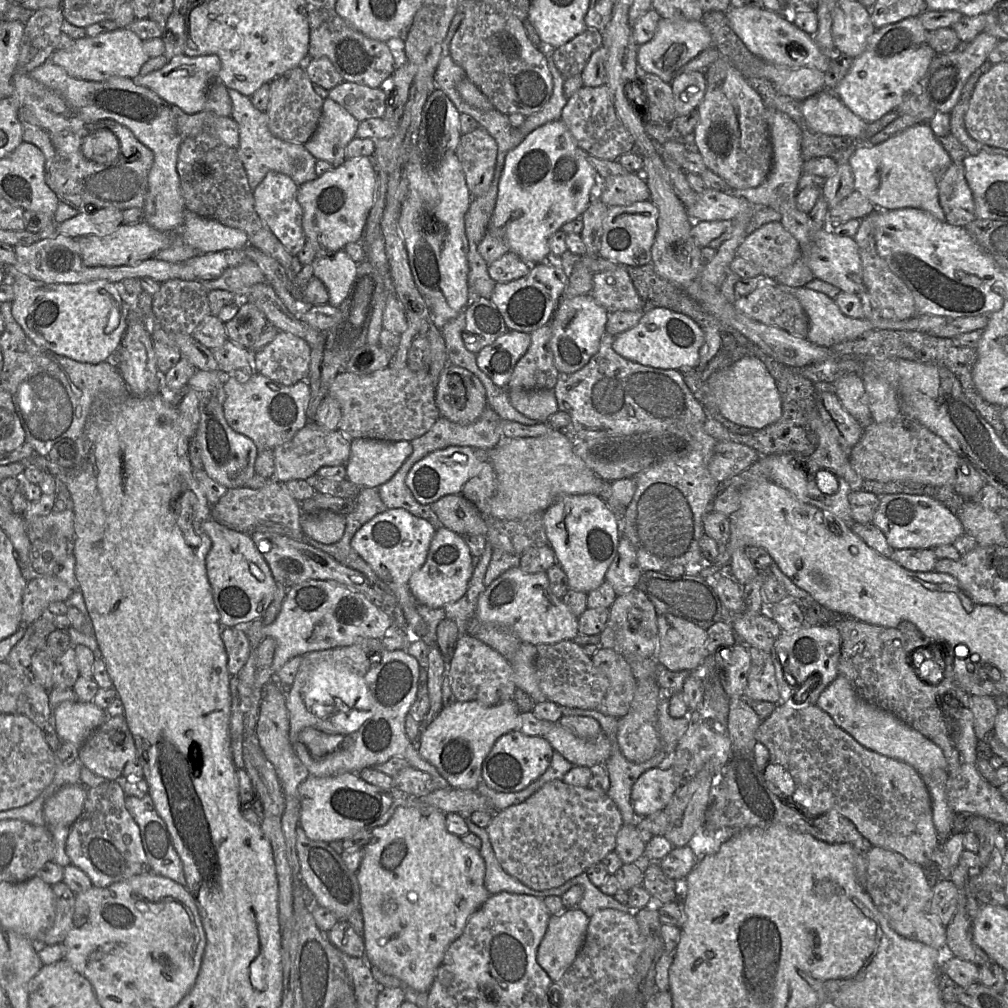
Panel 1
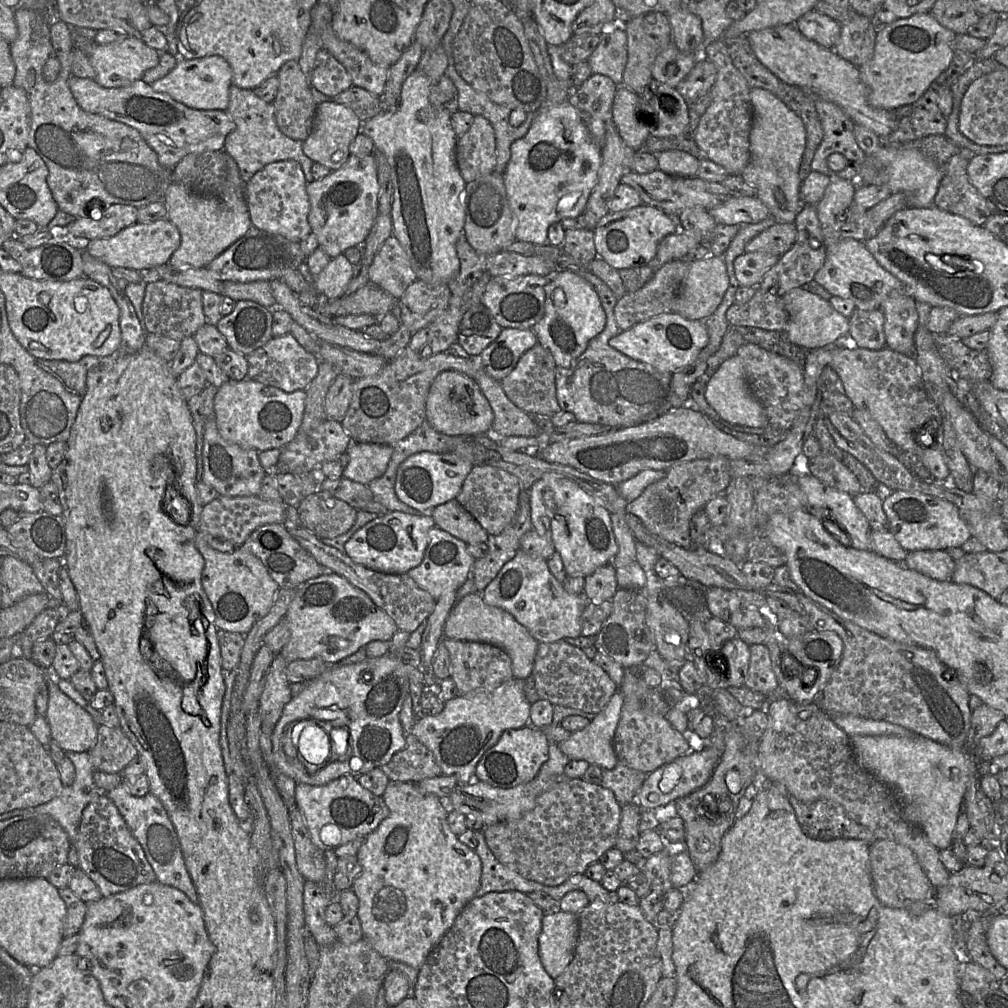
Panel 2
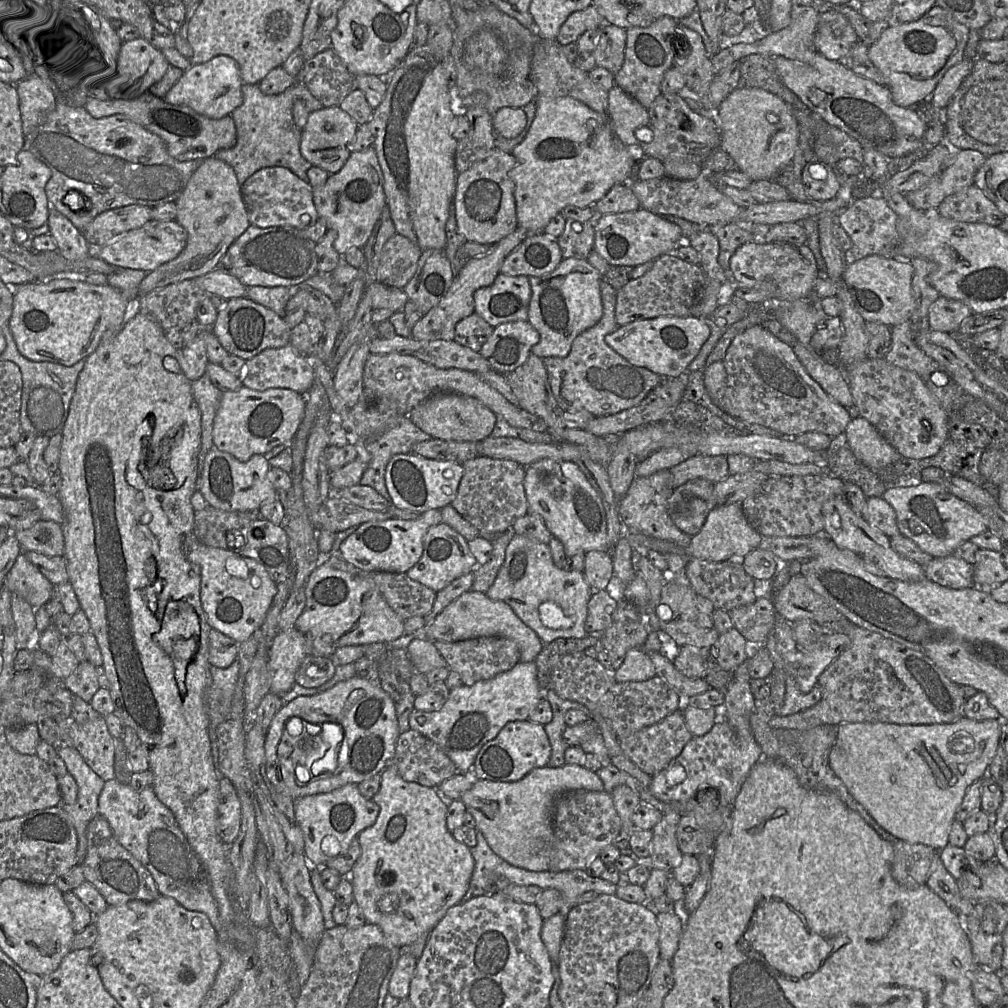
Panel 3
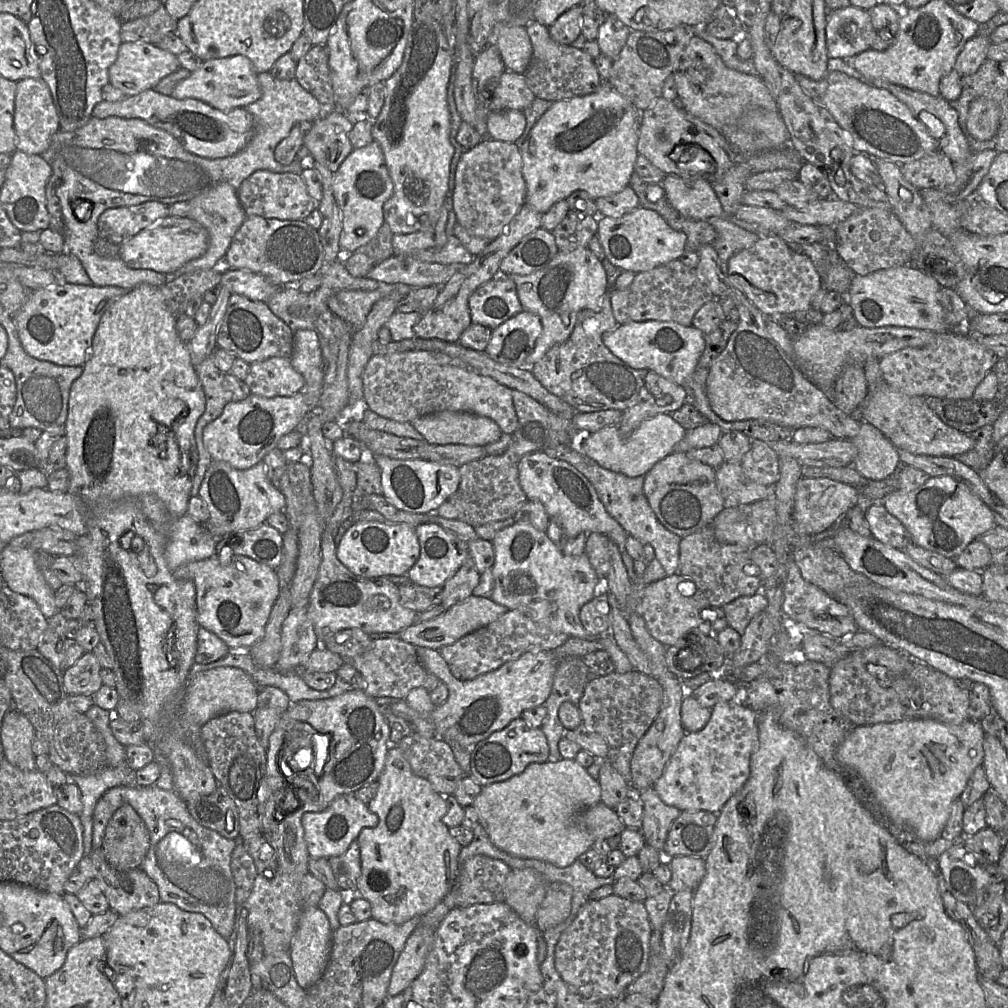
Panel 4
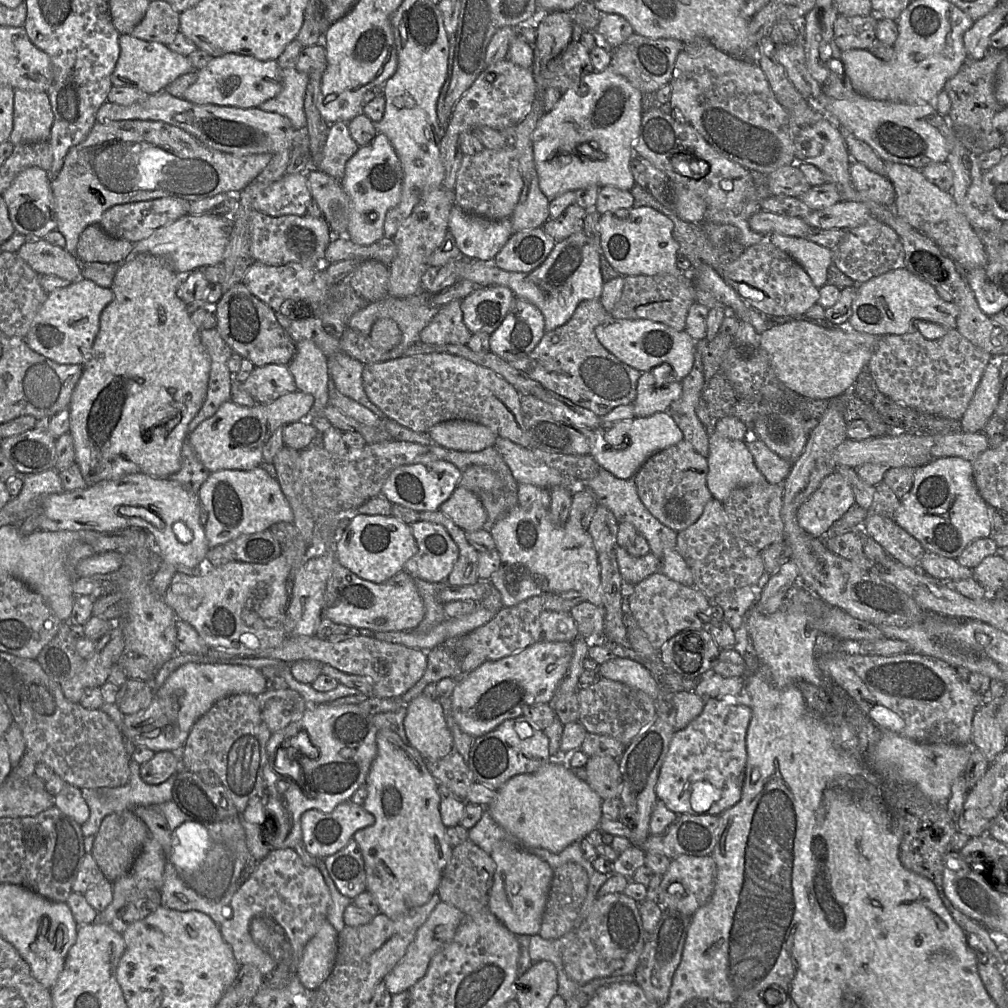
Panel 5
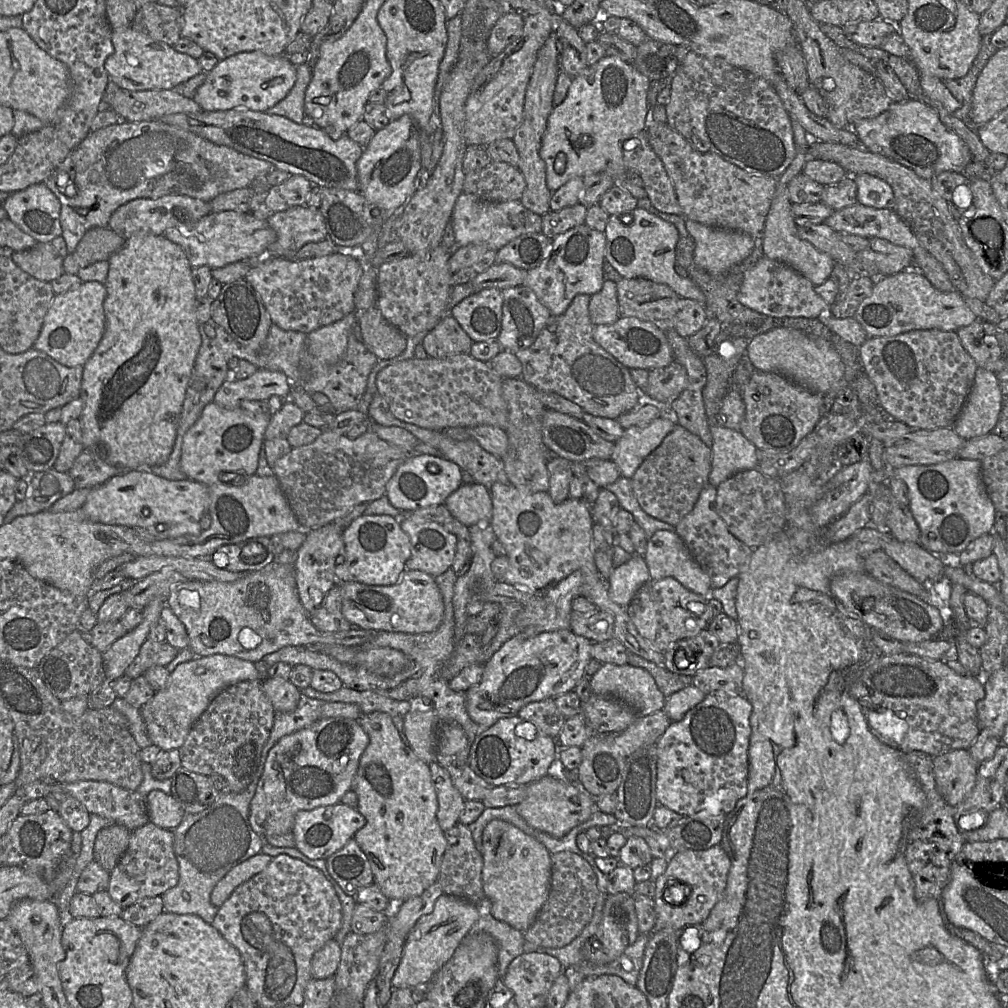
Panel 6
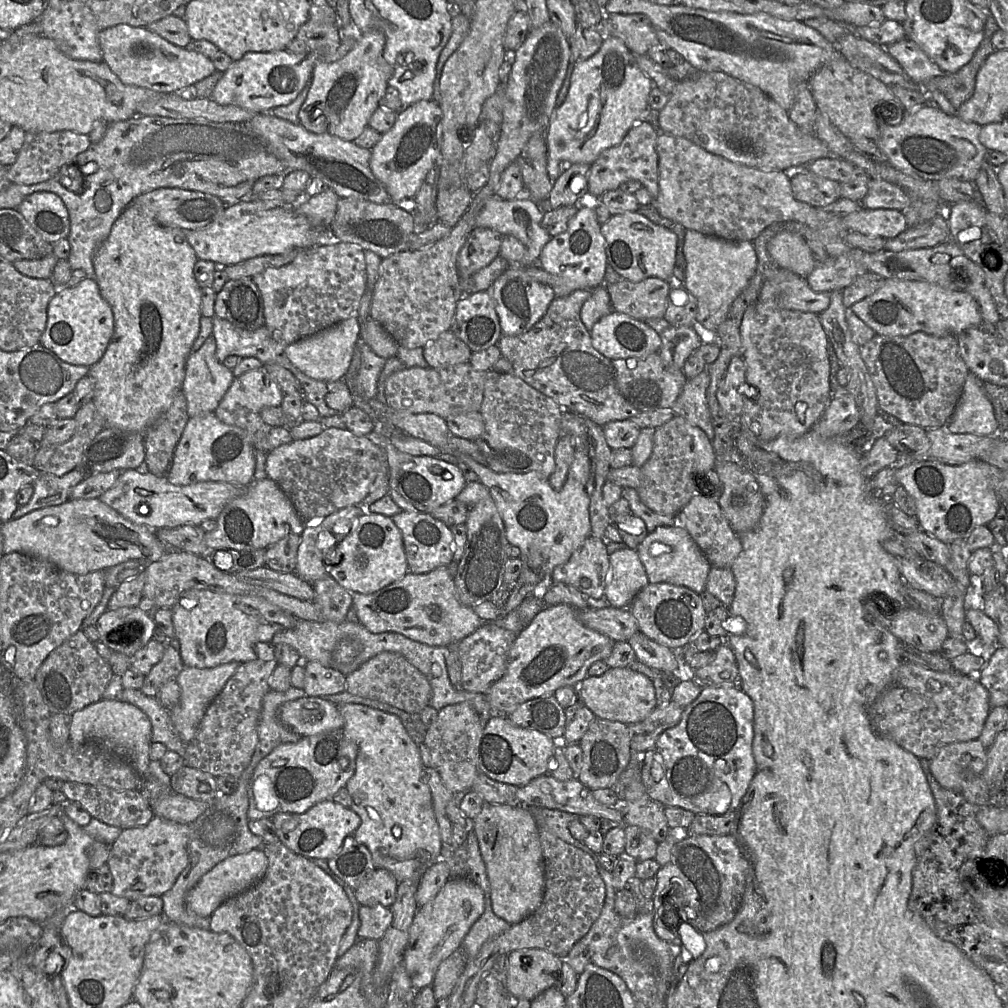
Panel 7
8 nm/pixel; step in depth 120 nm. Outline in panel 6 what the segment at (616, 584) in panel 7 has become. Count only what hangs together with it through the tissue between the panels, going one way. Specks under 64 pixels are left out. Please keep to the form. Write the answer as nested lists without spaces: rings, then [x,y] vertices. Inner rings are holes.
[[[634,553],[629,561],[612,571],[607,582],[609,596],[615,603],[627,607],[637,591],[650,579],[644,557]]]

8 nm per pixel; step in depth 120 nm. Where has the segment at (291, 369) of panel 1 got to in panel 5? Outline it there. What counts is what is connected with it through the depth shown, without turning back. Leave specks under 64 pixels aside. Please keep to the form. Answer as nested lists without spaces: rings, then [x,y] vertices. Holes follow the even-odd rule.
[[[267,364],[255,367],[241,388],[259,404],[273,402],[280,396],[297,390],[288,366]]]

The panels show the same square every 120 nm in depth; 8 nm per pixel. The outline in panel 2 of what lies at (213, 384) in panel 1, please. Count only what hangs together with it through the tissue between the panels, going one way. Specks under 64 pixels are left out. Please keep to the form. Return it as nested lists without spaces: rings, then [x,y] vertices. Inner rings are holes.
[[[210,418],[204,430],[202,481],[224,496],[259,495],[262,479],[267,472],[261,466],[258,454],[255,449],[226,441],[218,431],[215,418]]]

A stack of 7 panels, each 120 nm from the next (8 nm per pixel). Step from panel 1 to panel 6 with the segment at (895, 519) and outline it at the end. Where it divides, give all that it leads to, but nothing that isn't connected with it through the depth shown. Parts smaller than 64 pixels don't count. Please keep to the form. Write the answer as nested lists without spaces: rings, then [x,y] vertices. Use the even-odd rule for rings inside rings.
[[[954,458],[931,465],[910,465],[891,468],[885,465],[883,471],[874,473],[873,482],[888,484],[891,477],[903,480],[909,489],[909,509],[921,531],[920,545],[942,559],[954,558],[958,563],[958,555],[976,538],[991,533],[995,522],[996,509],[989,497],[982,480],[982,461]]]

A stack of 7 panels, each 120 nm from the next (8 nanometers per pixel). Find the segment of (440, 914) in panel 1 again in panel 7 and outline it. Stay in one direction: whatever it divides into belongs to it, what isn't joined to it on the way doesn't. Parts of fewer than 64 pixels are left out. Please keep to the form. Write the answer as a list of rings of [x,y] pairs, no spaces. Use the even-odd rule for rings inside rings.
[[[348,703],[337,706],[345,721],[342,728],[344,735],[356,743],[359,749],[355,773],[345,786],[352,799],[350,807],[361,818],[361,824],[353,835],[358,843],[369,849],[376,868],[390,871],[398,882],[420,881],[424,871],[443,858],[443,842],[419,745],[409,736],[402,720],[394,714],[363,704]]]

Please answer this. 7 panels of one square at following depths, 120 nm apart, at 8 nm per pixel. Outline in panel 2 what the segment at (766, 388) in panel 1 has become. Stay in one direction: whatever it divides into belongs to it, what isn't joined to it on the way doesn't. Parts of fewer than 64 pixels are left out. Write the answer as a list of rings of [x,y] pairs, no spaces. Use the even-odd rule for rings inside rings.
[[[737,355],[725,360],[711,376],[705,389],[709,405],[726,421],[742,426],[764,428],[768,425],[767,414],[752,394],[745,375],[743,362]]]

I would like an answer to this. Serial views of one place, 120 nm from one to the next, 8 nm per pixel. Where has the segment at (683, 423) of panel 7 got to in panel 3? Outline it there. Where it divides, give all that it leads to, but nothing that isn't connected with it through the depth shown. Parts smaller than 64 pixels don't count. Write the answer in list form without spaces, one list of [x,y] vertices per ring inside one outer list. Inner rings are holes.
[[[699,478],[673,491],[668,500],[668,513],[682,532],[693,536],[701,530],[707,516],[717,506],[714,486],[714,483]]]

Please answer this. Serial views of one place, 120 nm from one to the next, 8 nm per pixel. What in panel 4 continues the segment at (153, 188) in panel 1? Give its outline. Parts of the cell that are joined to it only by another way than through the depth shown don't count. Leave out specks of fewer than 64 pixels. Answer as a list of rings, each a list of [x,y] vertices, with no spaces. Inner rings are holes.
[[[154,89],[115,102],[102,100],[94,107],[92,115],[100,119],[110,116],[143,119],[171,133],[188,152],[206,158],[223,158],[238,153],[250,141],[254,131],[253,117],[245,108],[221,111],[201,100],[176,99]]]

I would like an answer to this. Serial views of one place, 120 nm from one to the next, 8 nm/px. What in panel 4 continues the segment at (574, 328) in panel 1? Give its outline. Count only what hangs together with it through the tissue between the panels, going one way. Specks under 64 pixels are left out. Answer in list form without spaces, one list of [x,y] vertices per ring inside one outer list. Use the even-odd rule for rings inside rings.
[[[588,247],[573,251],[559,250],[545,268],[529,275],[500,273],[499,276],[507,276],[514,281],[522,308],[537,315],[541,320],[542,331],[524,361],[523,366],[527,368],[551,347],[569,338],[581,310],[590,309],[598,312],[601,298],[607,292],[605,270],[601,261]]]

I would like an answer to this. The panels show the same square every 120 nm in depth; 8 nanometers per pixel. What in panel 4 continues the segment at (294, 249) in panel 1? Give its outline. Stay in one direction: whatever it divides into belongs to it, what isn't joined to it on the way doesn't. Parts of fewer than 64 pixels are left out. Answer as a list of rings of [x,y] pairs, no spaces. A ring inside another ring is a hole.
[[[258,170],[245,179],[237,190],[242,208],[248,215],[279,220],[304,220],[319,203],[309,193],[301,174]]]

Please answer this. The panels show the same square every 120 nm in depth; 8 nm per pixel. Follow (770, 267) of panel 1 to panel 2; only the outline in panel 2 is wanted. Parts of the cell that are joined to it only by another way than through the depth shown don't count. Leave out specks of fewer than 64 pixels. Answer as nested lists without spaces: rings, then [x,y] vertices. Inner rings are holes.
[[[776,222],[773,226],[755,236],[745,247],[746,252],[763,251],[783,256],[797,239],[797,227],[794,223]]]

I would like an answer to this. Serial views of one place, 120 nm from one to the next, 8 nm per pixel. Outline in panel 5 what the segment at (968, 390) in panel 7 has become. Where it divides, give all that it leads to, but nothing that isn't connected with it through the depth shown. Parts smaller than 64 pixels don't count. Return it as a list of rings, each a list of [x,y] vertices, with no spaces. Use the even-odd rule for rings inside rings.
[[[993,358],[986,366],[973,397],[960,420],[963,432],[981,432],[995,413],[1000,395],[997,359]]]

